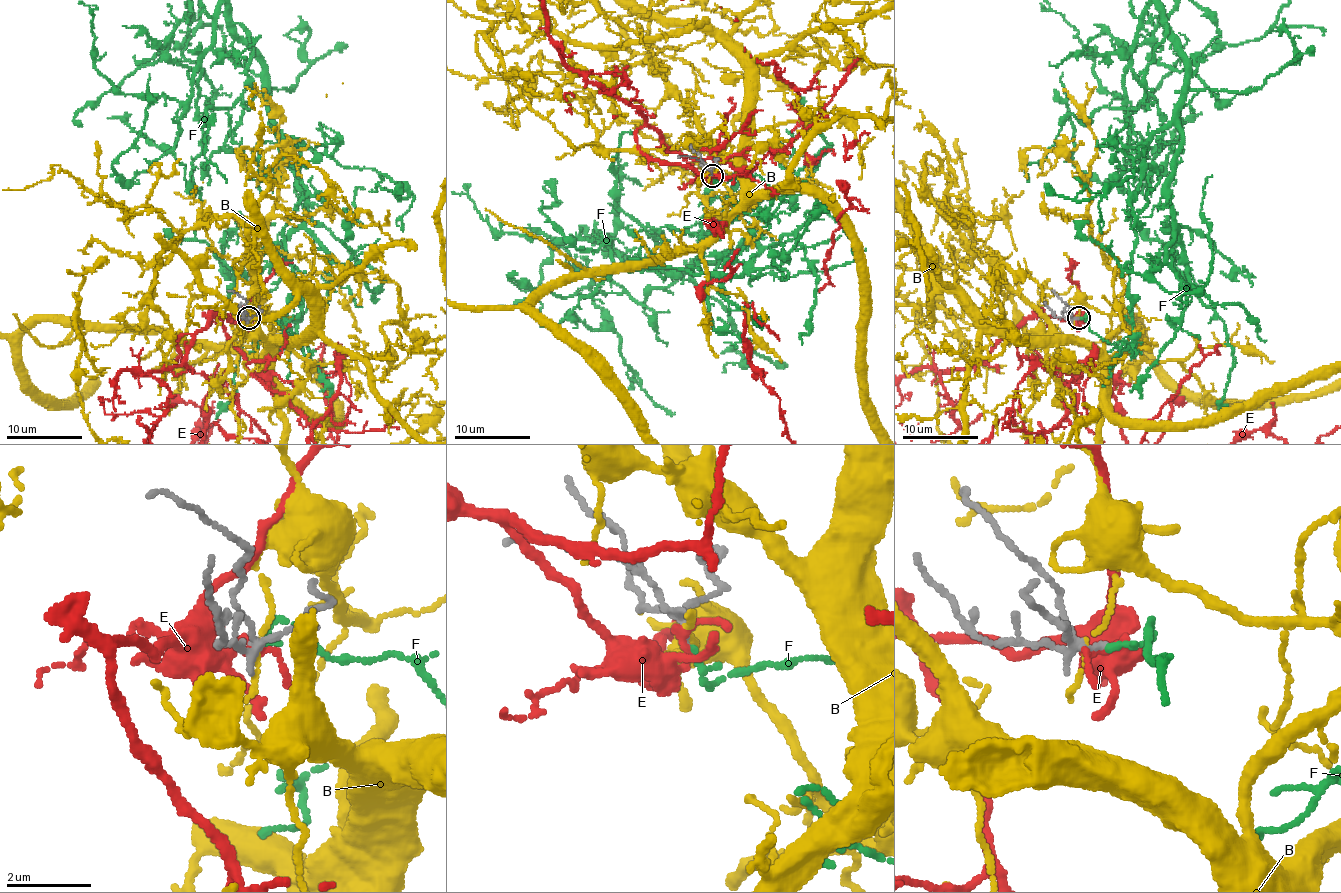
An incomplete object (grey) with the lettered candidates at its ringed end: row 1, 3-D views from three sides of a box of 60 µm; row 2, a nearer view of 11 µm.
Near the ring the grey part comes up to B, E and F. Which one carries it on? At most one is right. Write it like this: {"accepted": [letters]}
{"accepted": []}

